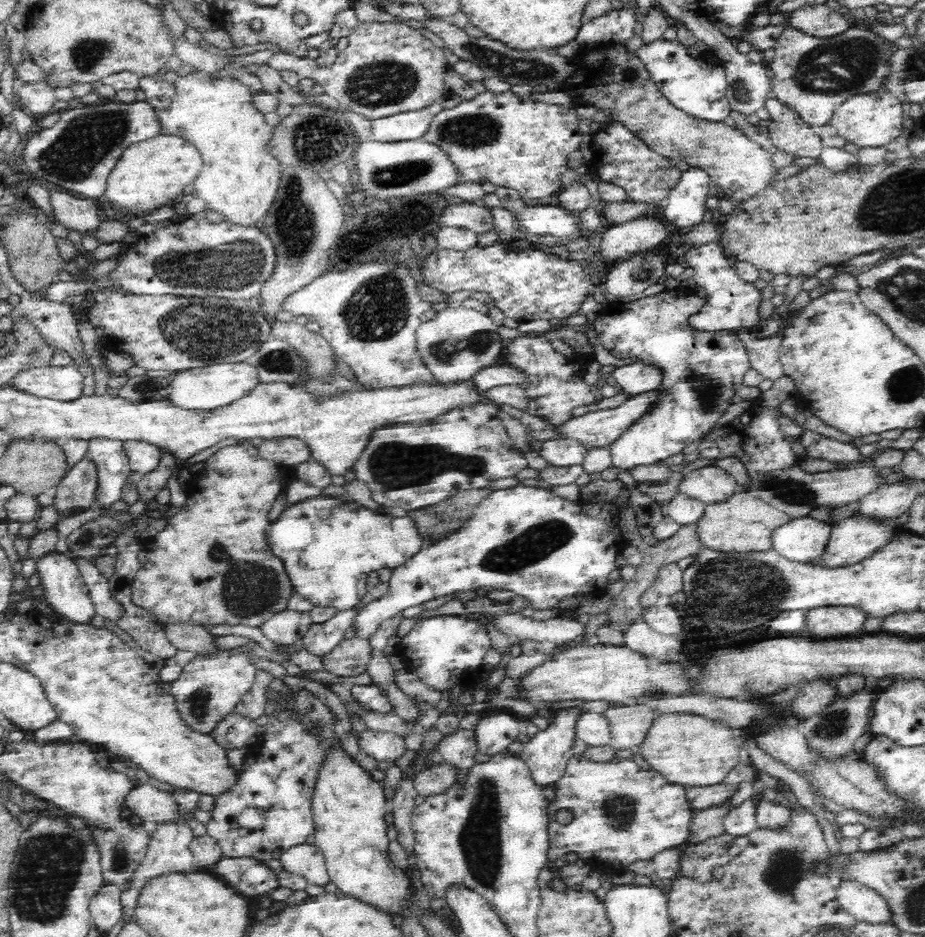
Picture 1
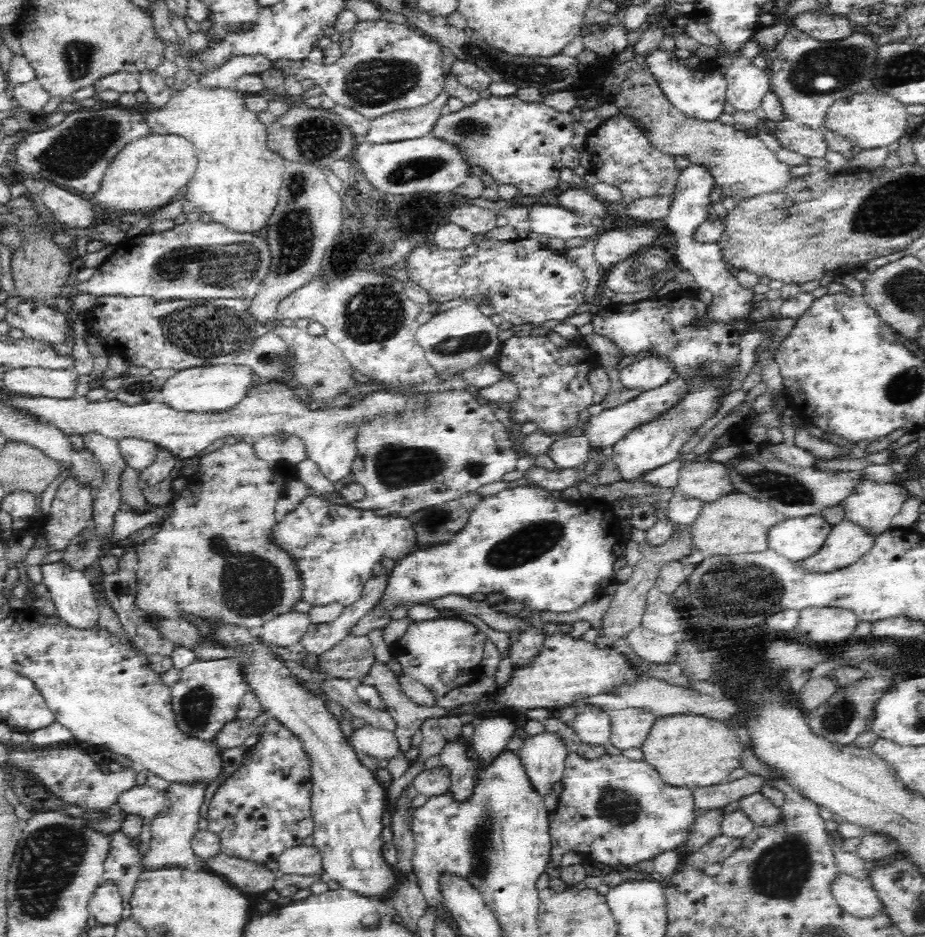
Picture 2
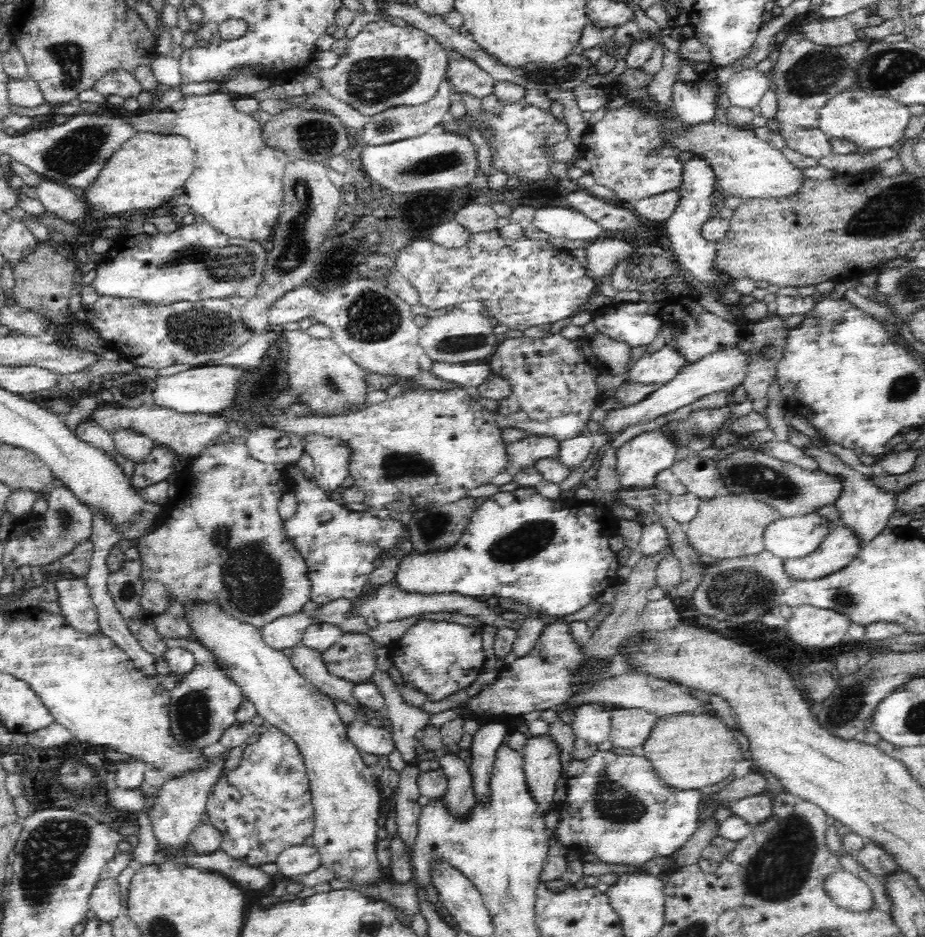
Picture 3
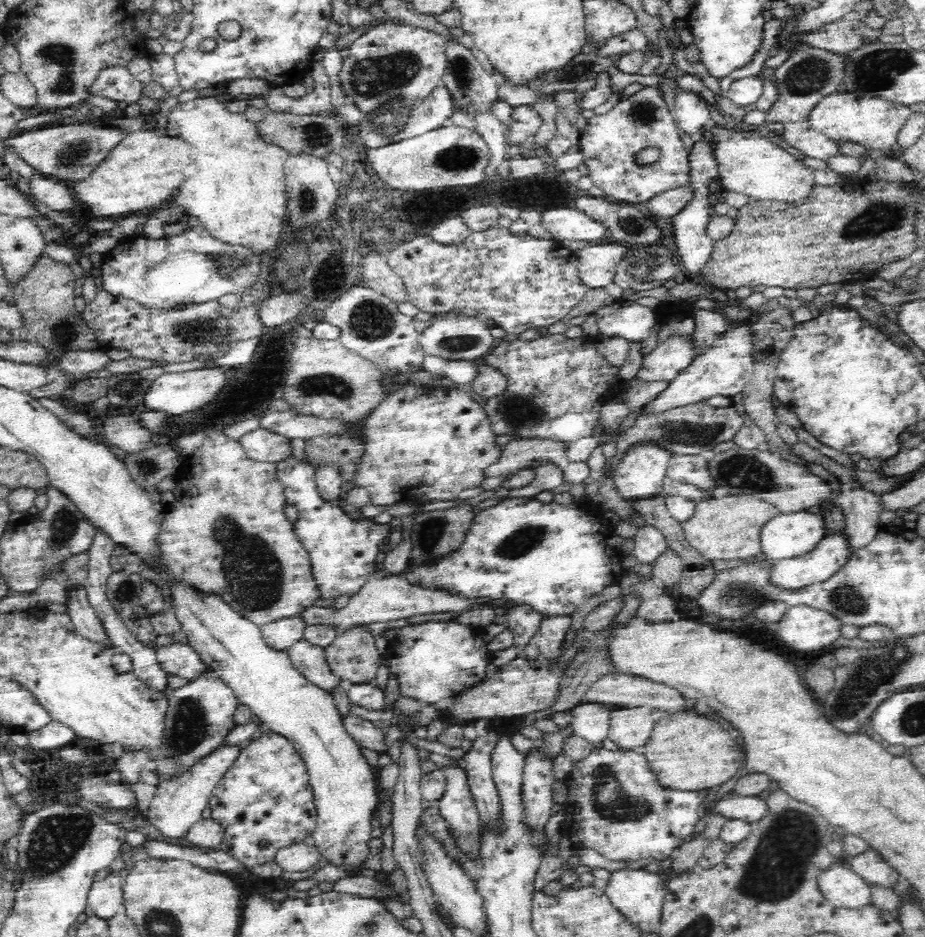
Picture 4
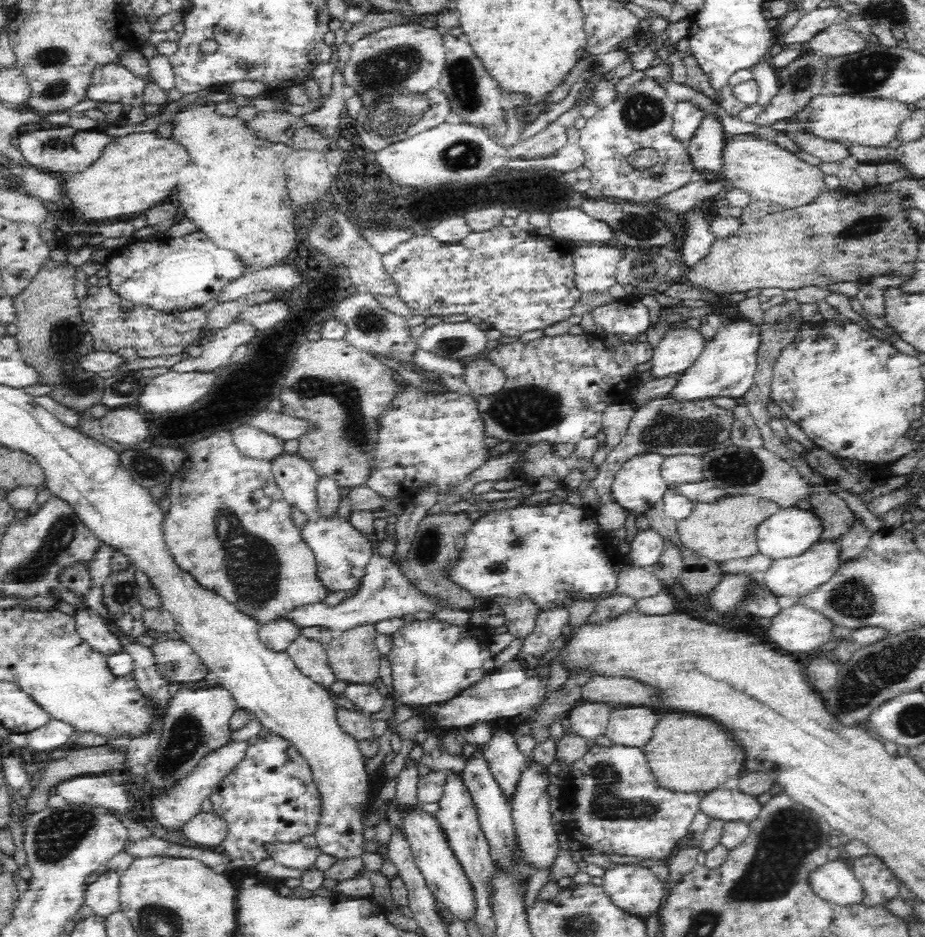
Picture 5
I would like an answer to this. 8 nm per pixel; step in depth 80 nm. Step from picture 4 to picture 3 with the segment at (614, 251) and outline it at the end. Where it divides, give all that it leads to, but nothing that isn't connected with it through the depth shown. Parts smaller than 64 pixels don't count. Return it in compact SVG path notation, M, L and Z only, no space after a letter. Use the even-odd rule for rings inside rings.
M605 235L598 241L585 244L585 275L598 288L602 282L612 276L616 265L632 252L636 243L638 242Z

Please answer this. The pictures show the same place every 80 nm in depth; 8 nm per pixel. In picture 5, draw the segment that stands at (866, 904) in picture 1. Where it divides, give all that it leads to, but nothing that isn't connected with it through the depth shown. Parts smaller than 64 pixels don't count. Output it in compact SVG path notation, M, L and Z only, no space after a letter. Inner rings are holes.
M846 858L825 862L810 872L808 885L814 894L838 906L862 904L864 889L852 873Z

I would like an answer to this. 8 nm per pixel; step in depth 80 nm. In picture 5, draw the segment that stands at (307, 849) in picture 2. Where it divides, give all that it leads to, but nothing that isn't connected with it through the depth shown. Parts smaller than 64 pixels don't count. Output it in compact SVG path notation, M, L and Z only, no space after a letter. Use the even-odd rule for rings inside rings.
M276 842L267 846L270 859L276 864L290 869L306 872L314 867L317 856L321 853L319 848L306 848L302 842Z

